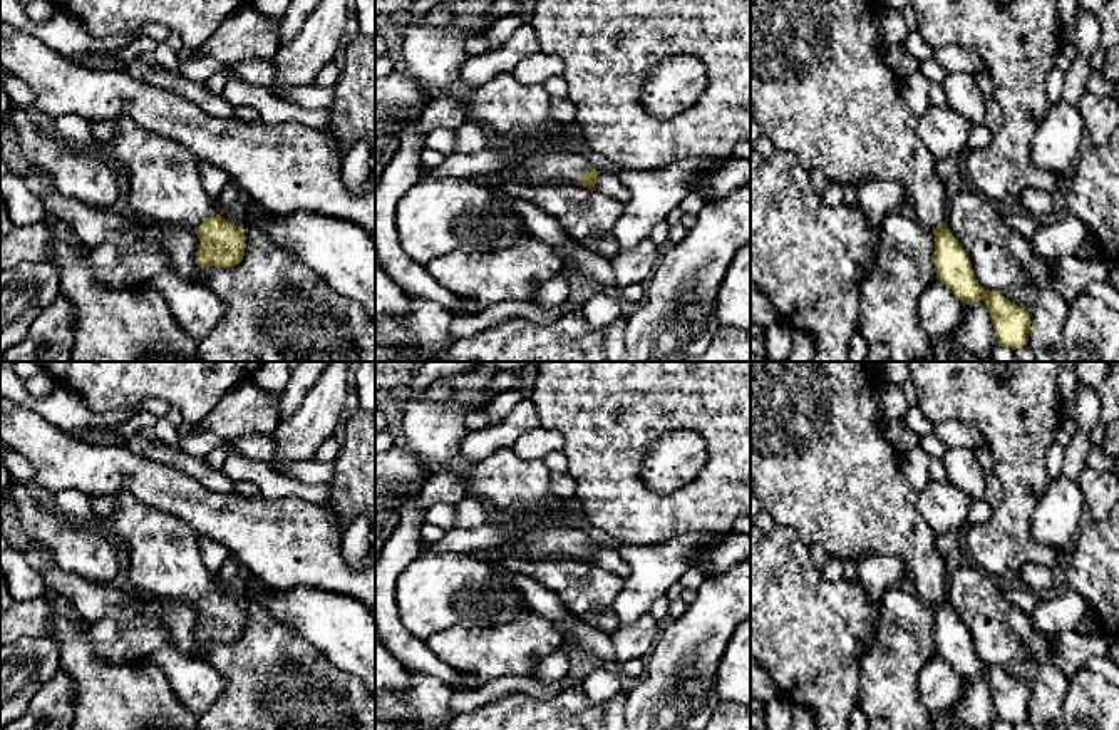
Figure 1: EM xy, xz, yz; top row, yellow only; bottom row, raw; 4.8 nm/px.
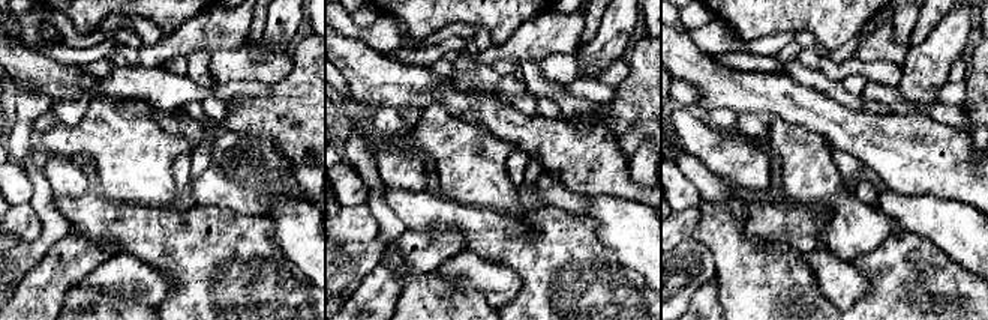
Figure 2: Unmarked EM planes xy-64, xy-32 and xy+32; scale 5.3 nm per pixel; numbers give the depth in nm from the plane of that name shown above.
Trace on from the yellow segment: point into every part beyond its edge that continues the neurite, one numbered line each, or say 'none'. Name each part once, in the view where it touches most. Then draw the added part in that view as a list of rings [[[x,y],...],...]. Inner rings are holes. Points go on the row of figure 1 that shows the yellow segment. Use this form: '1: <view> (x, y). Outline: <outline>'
1: xy (165, 188). Outline: [[[117,117],[114,134],[94,149],[129,174],[129,203],[147,223],[198,229],[219,213],[206,194],[198,159],[184,144]]]

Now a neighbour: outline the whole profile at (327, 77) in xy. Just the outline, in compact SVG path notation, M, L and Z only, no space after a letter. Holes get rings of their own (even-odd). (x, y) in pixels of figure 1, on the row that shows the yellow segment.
M328 62L315 77L315 85L320 87L333 87L335 82L338 80L340 75L340 67L337 65L337 62Z

